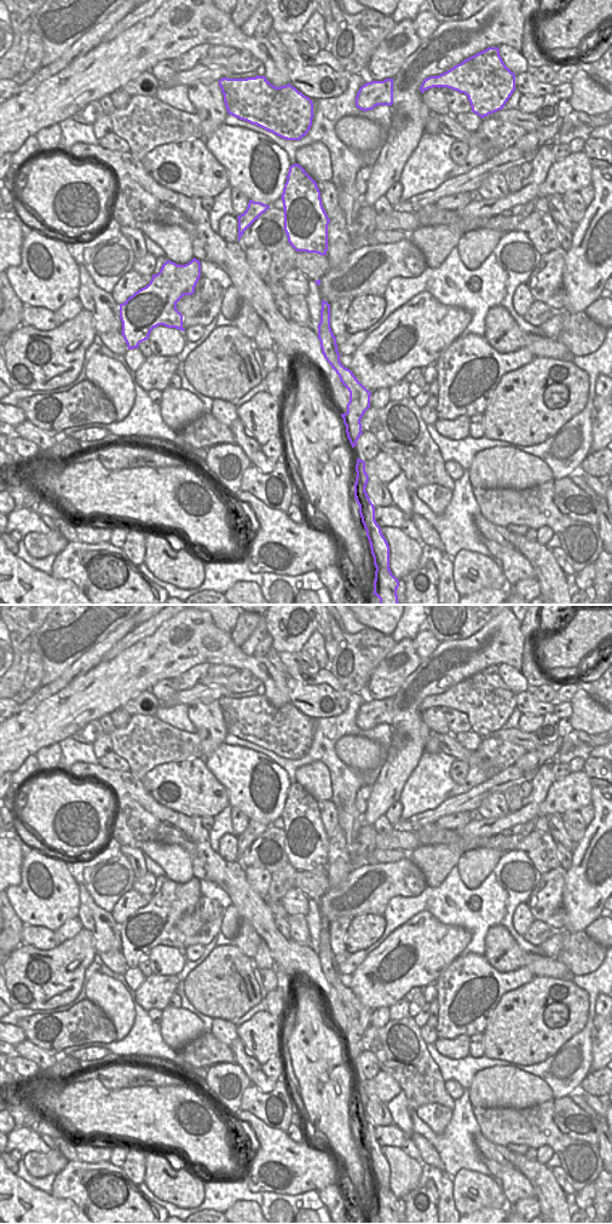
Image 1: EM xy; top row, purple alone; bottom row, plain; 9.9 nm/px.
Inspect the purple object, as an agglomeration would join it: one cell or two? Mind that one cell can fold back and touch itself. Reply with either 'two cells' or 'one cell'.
two cells

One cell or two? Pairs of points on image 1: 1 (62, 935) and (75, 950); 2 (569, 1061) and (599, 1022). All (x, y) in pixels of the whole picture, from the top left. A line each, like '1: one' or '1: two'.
1: two
2: two

